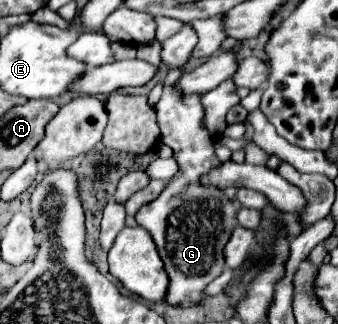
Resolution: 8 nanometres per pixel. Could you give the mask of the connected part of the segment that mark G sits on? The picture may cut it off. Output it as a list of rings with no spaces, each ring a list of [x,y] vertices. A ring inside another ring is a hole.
[[[188,24],[176,36],[162,42],[162,62],[166,64],[168,72],[164,76],[166,86],[162,98],[156,104],[156,122],[160,128],[160,140],[174,150],[178,174],[166,184],[156,200],[136,212],[136,222],[152,234],[162,256],[170,278],[164,302],[174,308],[188,308],[198,304],[204,298],[206,286],[222,274],[226,266],[224,244],[228,244],[234,228],[238,226],[236,212],[240,210],[240,204],[226,198],[222,188],[202,184],[202,176],[212,168],[218,168],[222,162],[218,160],[212,146],[214,136],[204,126],[204,106],[200,96],[180,96],[180,92],[172,88],[196,42],[196,32],[192,32]]]

